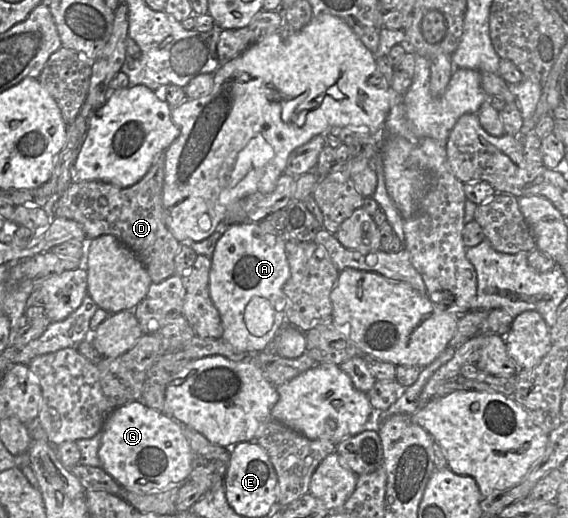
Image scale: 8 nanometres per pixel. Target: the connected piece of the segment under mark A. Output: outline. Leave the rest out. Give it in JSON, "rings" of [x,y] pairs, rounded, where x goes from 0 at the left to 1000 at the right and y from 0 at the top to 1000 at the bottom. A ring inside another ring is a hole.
{"rings":[[[463,423],[449,431],[414,431],[394,438],[371,498],[368,527],[368,566],[389,614],[391,654],[428,681],[456,681],[472,674],[475,660],[504,624],[500,552],[509,535],[500,461],[475,429]],[[445,573],[470,577],[482,598],[481,629],[460,651],[444,647],[430,620],[433,589]]]}

